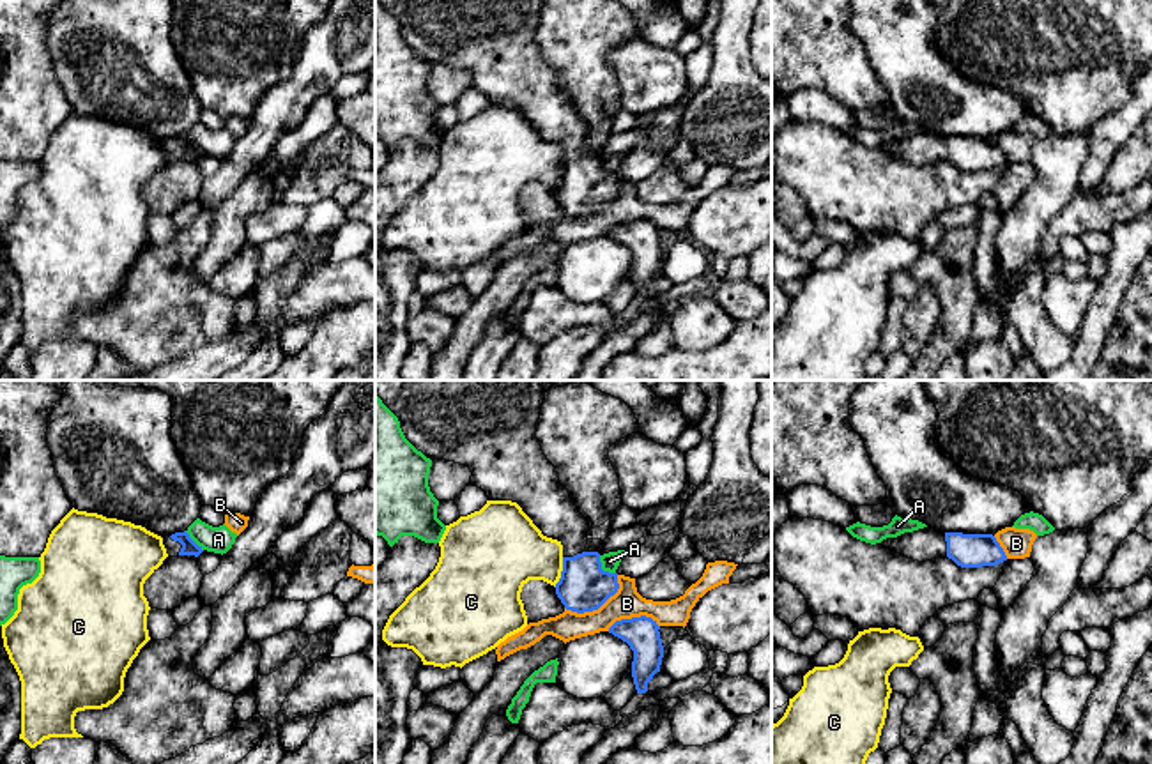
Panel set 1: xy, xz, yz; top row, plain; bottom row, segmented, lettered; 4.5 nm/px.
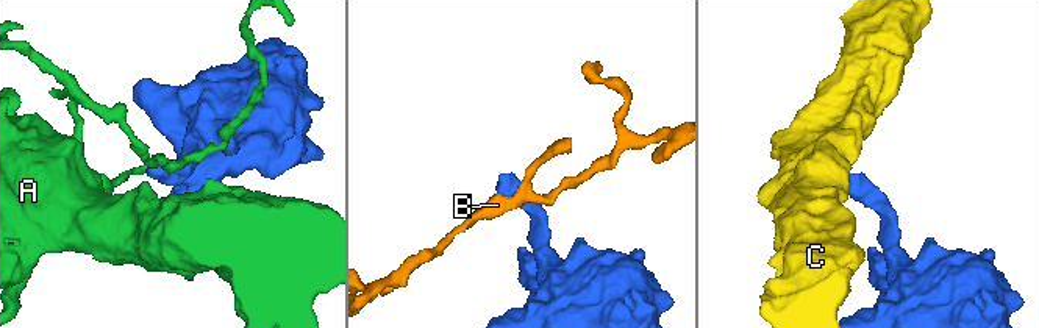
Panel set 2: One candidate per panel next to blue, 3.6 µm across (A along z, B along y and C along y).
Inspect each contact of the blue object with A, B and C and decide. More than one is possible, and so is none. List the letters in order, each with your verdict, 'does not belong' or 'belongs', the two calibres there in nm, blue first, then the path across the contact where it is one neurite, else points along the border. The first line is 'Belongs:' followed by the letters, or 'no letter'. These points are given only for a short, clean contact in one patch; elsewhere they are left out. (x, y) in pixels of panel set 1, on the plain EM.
Belongs: no letter
A: does not belong; 220 nm thick on the blue side, 80 nm on the other
B: does not belong; 220 nm thick on the blue side, 140 nm on the other; border along xz (618, 179), (618, 193), (597, 213), (583, 216), (565, 213)
C: does not belong; 220 nm thick on the blue side, 320 nm on the other; border along xz (563, 161), (560, 184), (554, 190)

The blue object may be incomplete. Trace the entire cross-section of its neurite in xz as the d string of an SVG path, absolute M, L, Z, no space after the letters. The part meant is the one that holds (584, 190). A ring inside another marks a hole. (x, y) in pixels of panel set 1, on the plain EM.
M379 0L398 21L405 42L430 64L446 64L471 73L471 88L481 92L488 104L511 104L533 124L543 140L563 149L563 175L556 198L566 214L584 218L598 214L619 193L618 177L602 173L600 157L588 156L586 122L570 96L559 87L556 71L547 64L536 42L536 27L545 0Z

